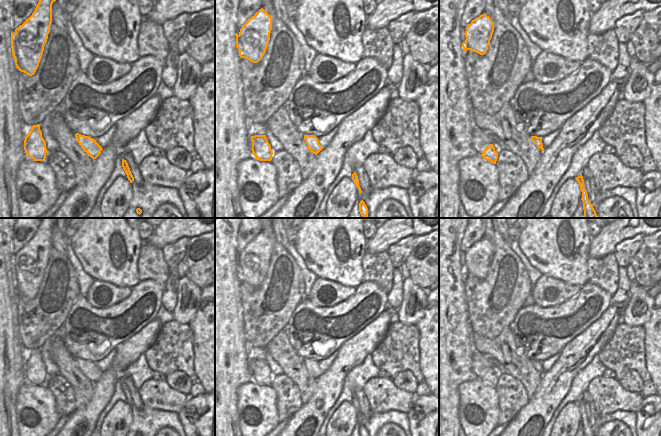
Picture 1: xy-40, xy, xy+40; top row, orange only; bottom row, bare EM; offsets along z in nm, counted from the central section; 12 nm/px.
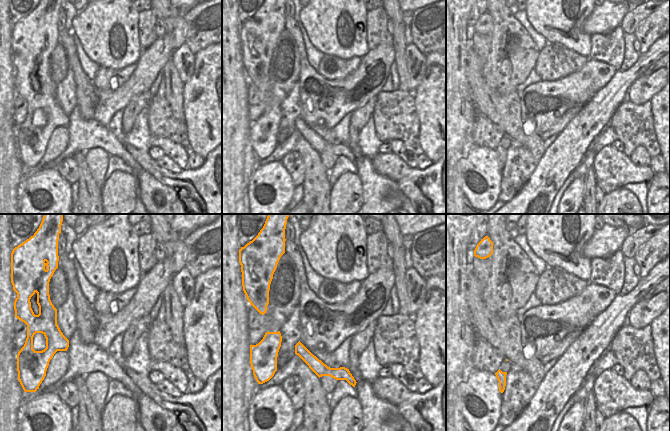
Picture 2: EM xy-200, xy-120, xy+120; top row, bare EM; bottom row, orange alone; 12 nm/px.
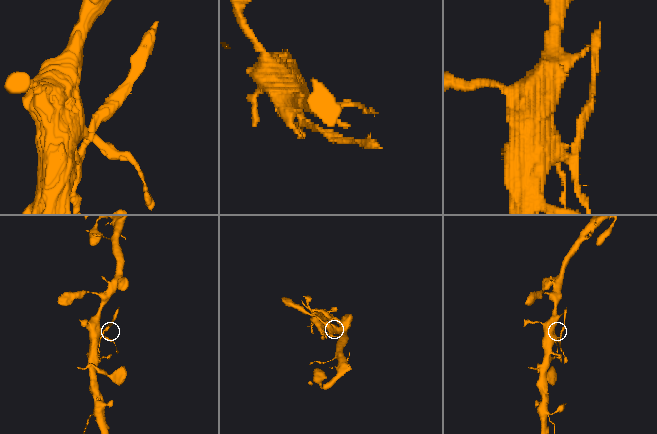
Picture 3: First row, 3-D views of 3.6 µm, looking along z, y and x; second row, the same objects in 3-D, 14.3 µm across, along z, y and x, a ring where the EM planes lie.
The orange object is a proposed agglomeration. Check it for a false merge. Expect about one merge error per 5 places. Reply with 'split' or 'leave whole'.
split

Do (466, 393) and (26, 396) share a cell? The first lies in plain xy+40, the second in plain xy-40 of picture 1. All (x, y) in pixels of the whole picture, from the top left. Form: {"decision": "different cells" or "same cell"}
{"decision": "same cell"}

